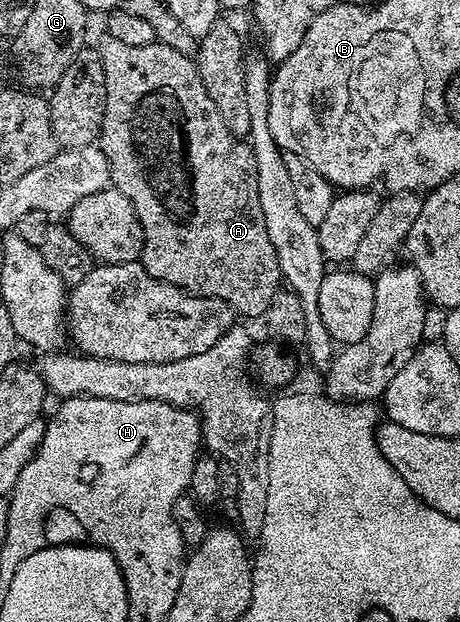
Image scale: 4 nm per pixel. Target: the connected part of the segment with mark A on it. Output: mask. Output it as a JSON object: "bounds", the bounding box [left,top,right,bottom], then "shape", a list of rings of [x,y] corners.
{"bounds":[99,35,283,317],"shape":[[[106,35],[99,49],[99,55],[103,62],[103,74],[105,75],[105,85],[107,86],[107,98],[105,99],[105,113],[103,114],[103,126],[99,137],[99,147],[103,150],[103,154],[107,158],[109,166],[109,179],[112,187],[118,188],[127,198],[127,202],[131,202],[131,206],[135,206],[135,214],[139,214],[139,222],[143,226],[143,250],[141,251],[140,264],[147,270],[147,274],[151,274],[151,278],[167,282],[171,286],[181,288],[184,292],[190,292],[192,296],[210,296],[216,300],[227,302],[233,307],[234,313],[238,317],[241,316],[257,316],[264,317],[267,306],[271,306],[271,298],[275,298],[275,294],[282,287],[283,277],[281,275],[281,267],[279,266],[279,258],[275,254],[275,246],[271,246],[271,238],[267,238],[267,222],[263,222],[263,206],[259,206],[259,178],[255,170],[255,154],[253,149],[242,137],[231,134],[231,130],[227,130],[227,125],[223,123],[223,118],[219,118],[219,110],[215,110],[215,102],[211,102],[211,94],[207,94],[207,89],[200,78],[199,70],[197,69],[194,57],[185,55],[179,50],[172,48],[169,45],[154,42],[147,46],[127,46],[124,42],[118,42],[116,38],[111,38]]]}

